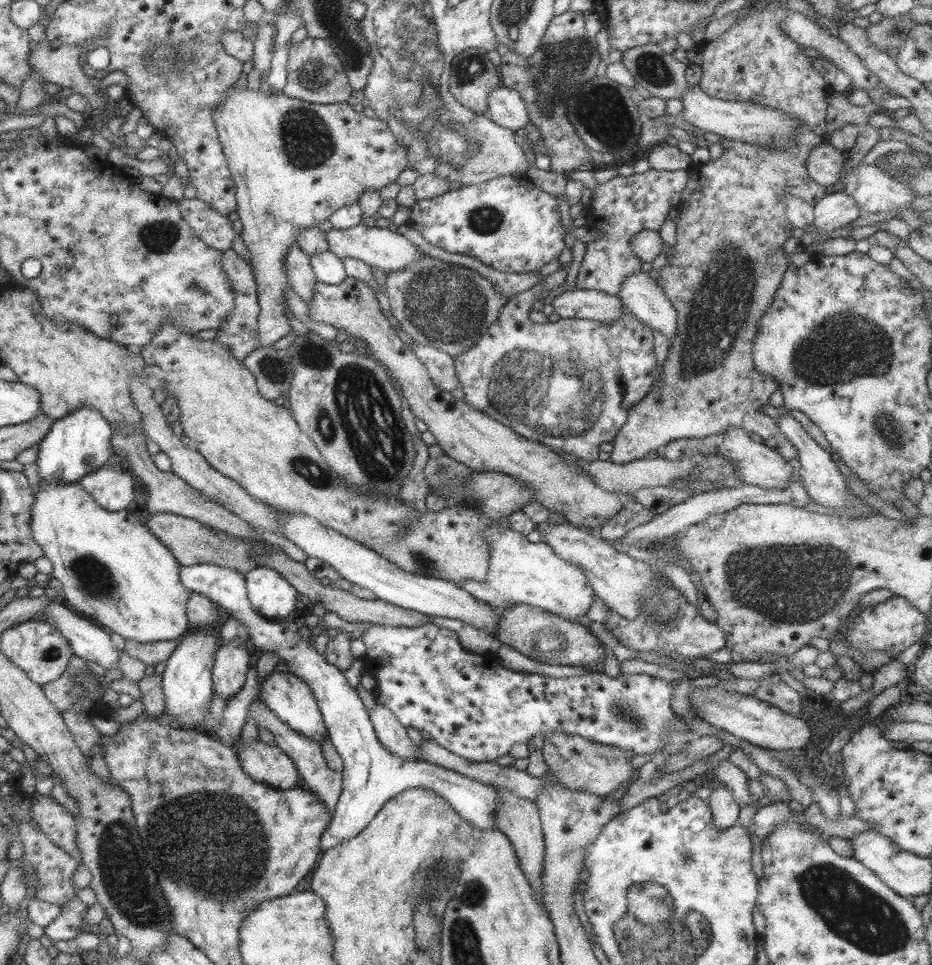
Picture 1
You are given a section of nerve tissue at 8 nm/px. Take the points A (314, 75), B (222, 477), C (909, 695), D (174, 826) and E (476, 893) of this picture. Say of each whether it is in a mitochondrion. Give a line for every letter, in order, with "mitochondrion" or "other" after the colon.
A: mitochondrion
B: other
C: other
D: mitochondrion
E: mitochondrion

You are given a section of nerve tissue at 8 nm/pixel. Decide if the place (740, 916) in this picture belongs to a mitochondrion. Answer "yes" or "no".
no

